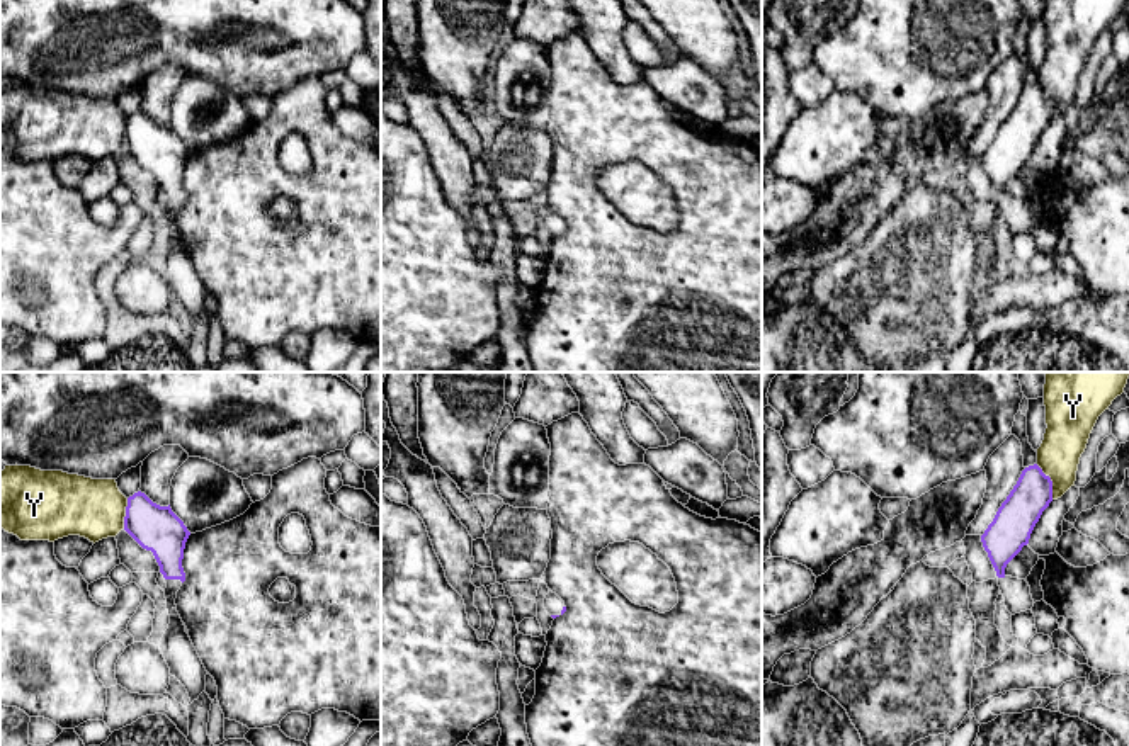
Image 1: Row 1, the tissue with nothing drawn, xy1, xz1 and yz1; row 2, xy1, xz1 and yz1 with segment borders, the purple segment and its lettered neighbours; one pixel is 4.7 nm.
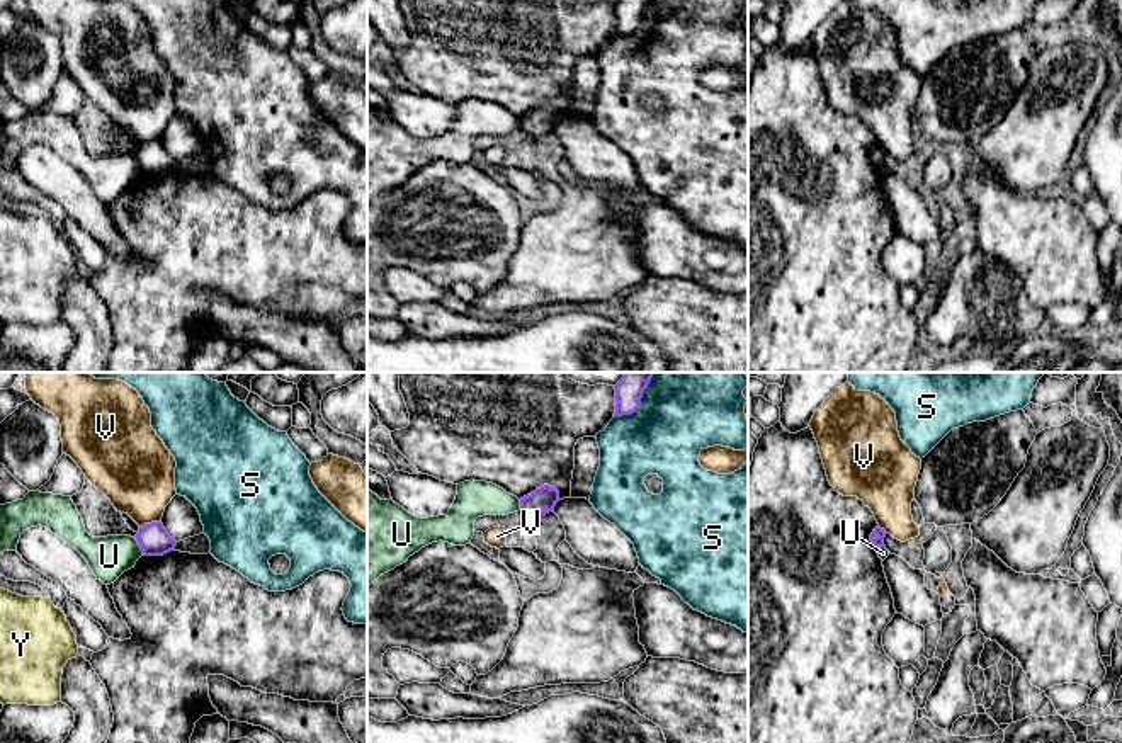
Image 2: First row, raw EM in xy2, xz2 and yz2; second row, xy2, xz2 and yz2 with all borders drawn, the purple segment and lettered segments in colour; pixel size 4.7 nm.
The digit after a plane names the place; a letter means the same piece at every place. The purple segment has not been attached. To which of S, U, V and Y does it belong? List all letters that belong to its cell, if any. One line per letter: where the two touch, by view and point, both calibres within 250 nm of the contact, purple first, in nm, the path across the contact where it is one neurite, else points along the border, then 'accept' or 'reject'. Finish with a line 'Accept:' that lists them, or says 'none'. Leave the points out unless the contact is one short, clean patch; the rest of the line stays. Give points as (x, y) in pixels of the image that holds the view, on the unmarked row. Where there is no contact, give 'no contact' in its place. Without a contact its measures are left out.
S: contact xz2 (638, 26); calibres 130 and 380 nm; reject
U: contact xy2 (140, 165); calibres 150 and 190 nm; border xy2 (135, 158), (143, 172); reject
V: contact xy2 (148, 143); calibres 150 and 360 nm; reject
Y: contact yz1 (1051, 101); calibres 190 and 200 nm; reject
Accept: none

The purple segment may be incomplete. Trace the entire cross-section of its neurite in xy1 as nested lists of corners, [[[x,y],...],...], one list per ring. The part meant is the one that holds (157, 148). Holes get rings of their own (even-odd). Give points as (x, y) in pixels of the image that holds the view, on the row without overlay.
[[[141,110],[128,117],[124,150],[143,168],[153,172],[165,197],[170,243],[160,260],[160,268],[170,294],[185,306],[190,325],[206,309],[207,294],[175,224],[177,211],[185,201],[182,178],[190,151],[172,131],[170,124],[160,126]]]

